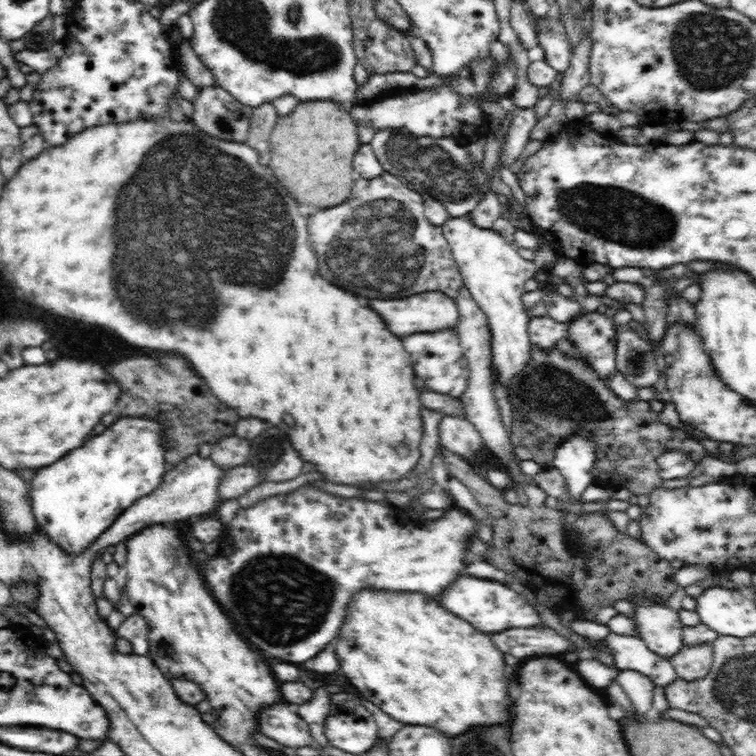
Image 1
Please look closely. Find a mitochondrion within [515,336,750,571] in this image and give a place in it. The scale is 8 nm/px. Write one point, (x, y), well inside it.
(550, 378)

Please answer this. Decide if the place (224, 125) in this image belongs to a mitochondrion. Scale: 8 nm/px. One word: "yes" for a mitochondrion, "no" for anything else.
yes

